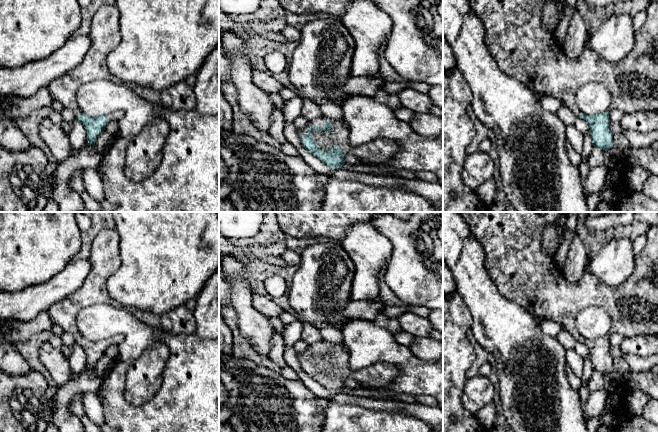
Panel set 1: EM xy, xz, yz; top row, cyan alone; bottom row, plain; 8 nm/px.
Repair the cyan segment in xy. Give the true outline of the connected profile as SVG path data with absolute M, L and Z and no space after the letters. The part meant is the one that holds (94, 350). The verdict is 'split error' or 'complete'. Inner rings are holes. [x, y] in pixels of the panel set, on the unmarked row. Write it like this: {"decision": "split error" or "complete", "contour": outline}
{"decision": "split error", "contour": "M100 231L93 239L89 258L92 269L82 286L66 299L51 306L47 313L53 324L61 326L64 332L77 339L77 343L86 353L86 364L94 371L97 361L105 354L109 344L107 340L91 341L82 338L76 324L76 316L81 309L95 304L122 307L110 298L106 290L107 279L121 265L120 238L117 231Z"}

